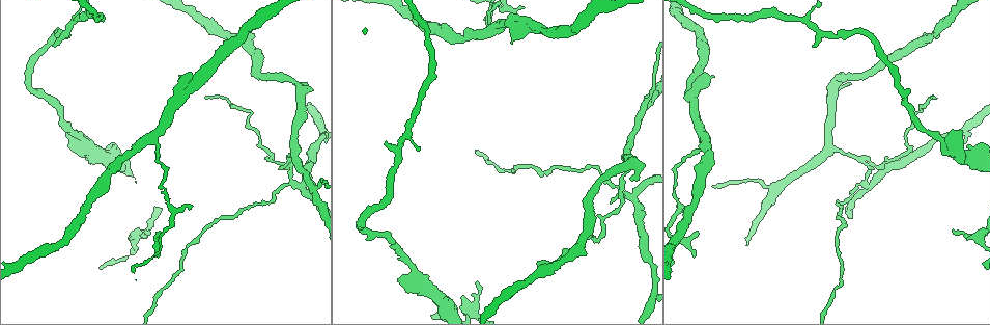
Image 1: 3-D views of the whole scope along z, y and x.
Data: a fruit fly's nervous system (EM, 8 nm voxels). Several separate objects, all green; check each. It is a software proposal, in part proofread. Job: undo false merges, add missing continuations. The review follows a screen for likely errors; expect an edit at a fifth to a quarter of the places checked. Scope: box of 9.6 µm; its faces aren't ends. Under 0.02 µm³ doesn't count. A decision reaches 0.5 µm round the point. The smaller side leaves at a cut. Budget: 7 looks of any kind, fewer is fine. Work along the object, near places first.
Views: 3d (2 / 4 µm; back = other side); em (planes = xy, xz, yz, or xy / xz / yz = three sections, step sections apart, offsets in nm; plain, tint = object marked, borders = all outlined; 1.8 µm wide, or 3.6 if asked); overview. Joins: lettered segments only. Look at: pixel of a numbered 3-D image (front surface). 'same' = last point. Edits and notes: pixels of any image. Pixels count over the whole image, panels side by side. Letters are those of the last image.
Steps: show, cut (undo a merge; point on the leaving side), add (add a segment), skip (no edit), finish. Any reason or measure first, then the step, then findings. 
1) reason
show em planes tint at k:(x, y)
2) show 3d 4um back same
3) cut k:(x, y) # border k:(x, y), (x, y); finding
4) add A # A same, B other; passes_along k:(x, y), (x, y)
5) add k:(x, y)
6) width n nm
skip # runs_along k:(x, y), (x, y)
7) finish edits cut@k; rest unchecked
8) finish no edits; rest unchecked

sudden change in width
show 3d 2um at 1:(644, 106)

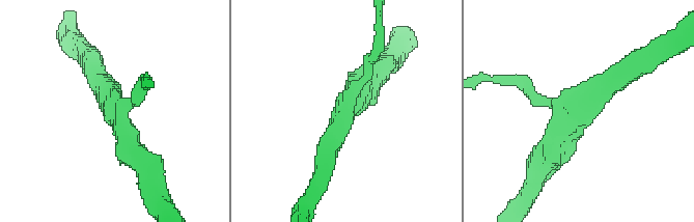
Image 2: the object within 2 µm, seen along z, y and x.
arms 3
show em planes borders at 2:(112, 107)

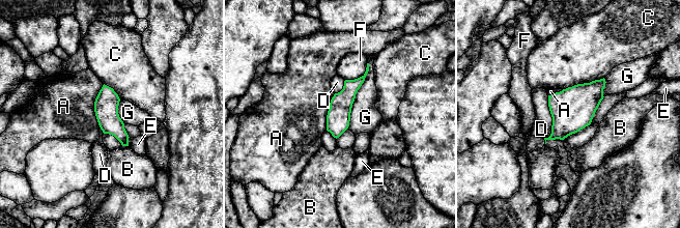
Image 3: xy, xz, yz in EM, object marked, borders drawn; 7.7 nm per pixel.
width 180 nm
skip # A other, B other, C other, D other, E other, F other, G other; border 3:(368, 62), (347, 127); continuous, no second neuron

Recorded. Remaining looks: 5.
a fork
show 3d 4um back at 1:(296, 147)

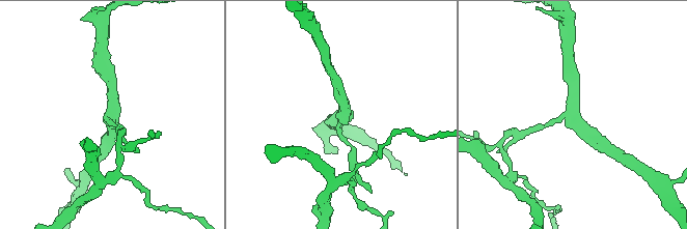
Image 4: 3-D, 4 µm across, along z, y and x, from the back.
arms 3; need the tissue
show em xz step 4 borders at 4:(341, 118)

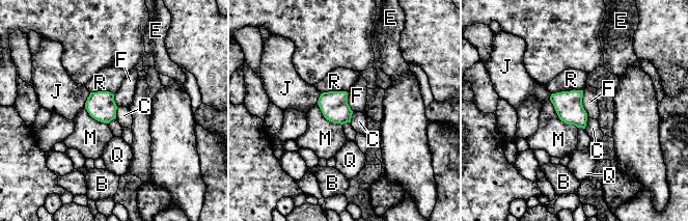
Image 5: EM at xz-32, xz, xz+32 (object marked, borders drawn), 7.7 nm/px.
skip # B other, C other, E other, F other, J other, M other, Q other, R other; border 5:(582, 90), (582, 107), (587, 116); all the same neuron

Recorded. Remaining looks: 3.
free end
show em xy step 4 borders at 1:(935, 99)

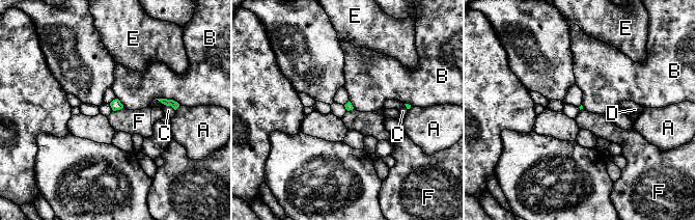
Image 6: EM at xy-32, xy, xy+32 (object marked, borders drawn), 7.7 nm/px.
show em planes borders same

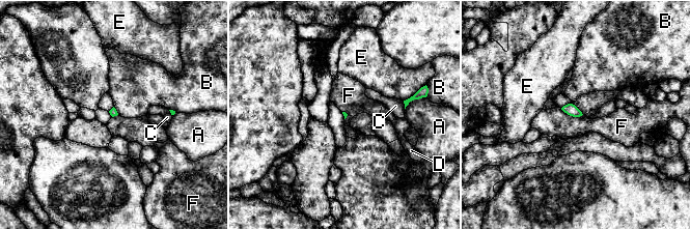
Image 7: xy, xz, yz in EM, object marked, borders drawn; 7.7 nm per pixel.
skip # A other, B other, C other, D other, E other, F other; border 7:(560, 108), (570, 115), (582, 115); no lettered segment goes on from it

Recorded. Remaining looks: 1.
finish no edits; rest unchecked

